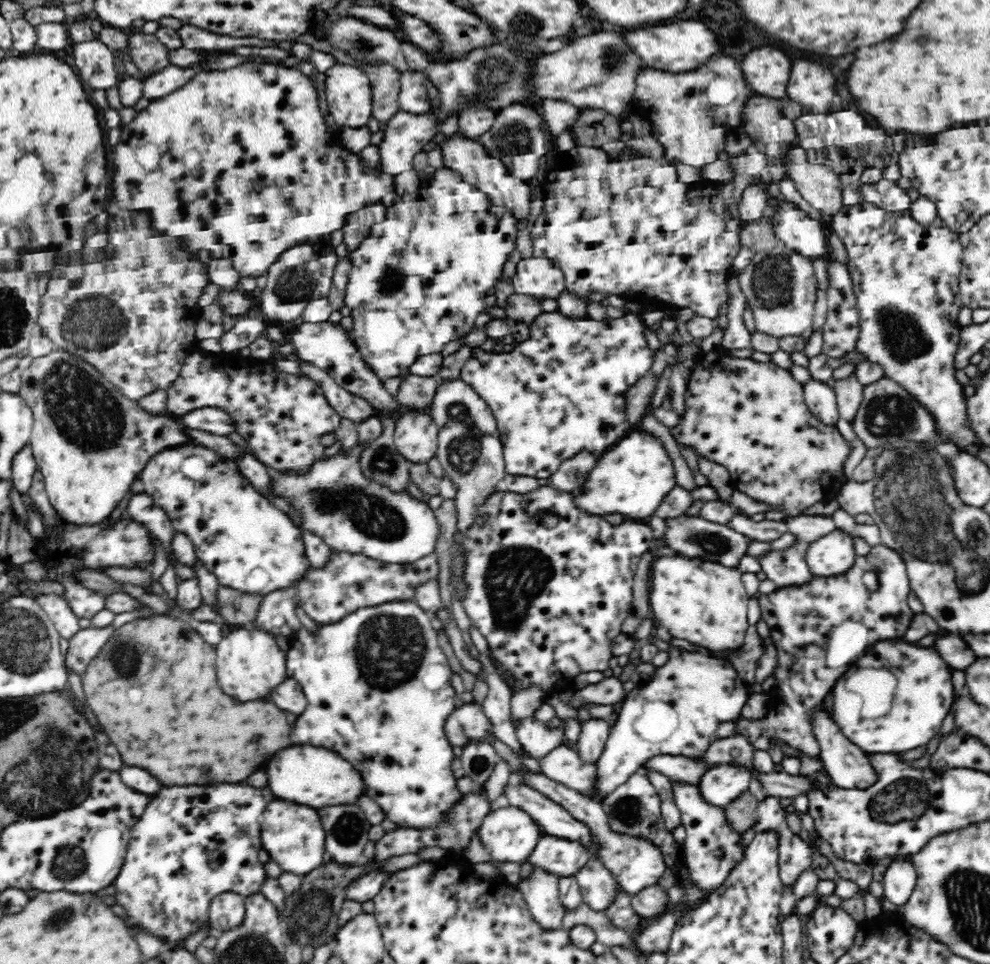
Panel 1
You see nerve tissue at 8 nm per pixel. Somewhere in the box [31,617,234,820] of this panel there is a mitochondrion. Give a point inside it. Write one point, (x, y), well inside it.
(121, 653)

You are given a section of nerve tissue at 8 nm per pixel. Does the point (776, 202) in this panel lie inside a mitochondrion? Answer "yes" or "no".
no

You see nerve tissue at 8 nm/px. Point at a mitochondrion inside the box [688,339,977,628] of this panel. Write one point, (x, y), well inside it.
(887, 415)

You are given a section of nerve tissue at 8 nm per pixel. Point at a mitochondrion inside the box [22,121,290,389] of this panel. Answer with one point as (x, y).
(86, 324)

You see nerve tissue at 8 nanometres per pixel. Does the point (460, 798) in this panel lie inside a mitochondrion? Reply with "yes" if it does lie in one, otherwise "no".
no

